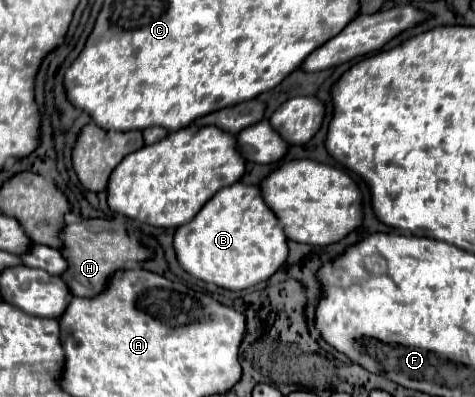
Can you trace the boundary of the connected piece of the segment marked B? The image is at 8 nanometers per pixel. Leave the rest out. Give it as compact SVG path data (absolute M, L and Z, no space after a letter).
M245 183L221 189L193 221L181 225L175 233L175 251L187 273L231 291L243 289L243 281L269 279L289 255L283 225L267 207L261 187Z

